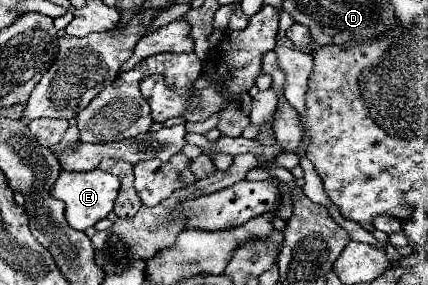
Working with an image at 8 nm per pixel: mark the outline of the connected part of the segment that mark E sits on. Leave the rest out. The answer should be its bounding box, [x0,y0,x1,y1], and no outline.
[51,168,119,230]

